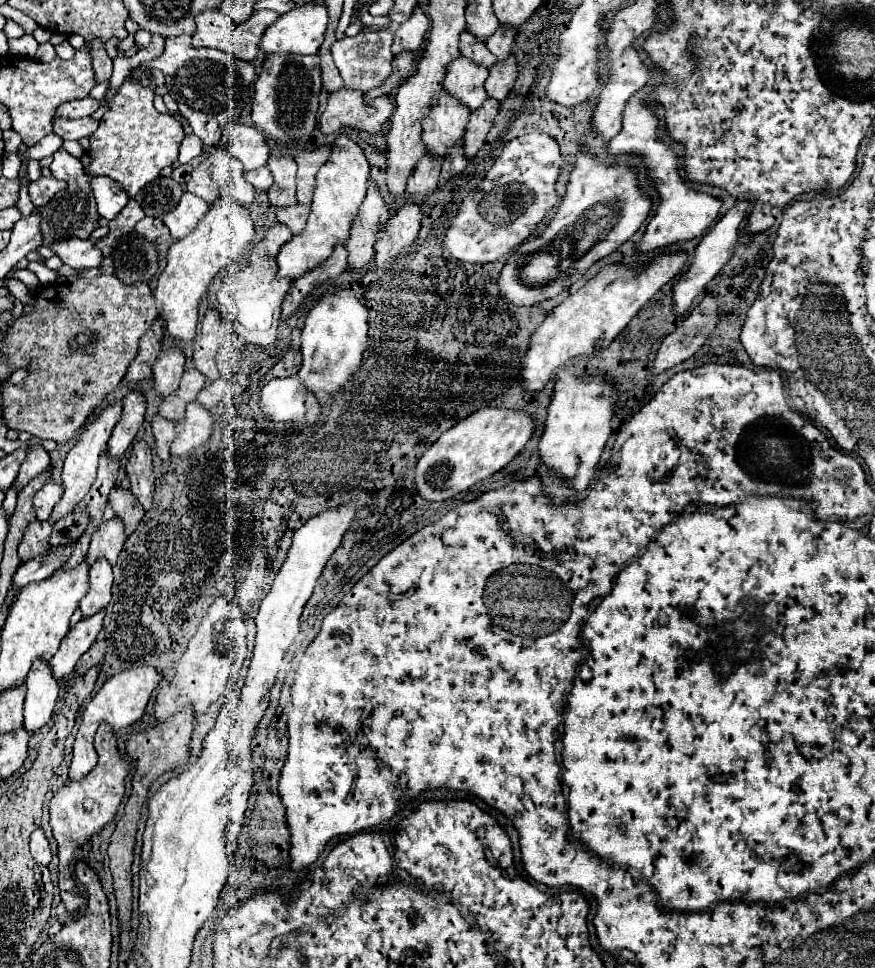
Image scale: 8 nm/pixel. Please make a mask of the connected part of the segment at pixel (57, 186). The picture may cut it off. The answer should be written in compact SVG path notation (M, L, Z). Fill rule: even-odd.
M42 176L36 182L30 182L30 200L34 202L34 206L44 206L58 190L66 188L64 182L58 182L56 178L46 178Z

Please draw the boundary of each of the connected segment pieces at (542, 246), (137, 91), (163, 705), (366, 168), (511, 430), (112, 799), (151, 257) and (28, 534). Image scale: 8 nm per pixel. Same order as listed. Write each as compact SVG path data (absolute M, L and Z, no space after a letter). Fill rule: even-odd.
M578 154L566 186L566 194L554 216L546 224L544 232L528 238L506 260L498 278L500 296L516 306L534 306L548 298L554 298L564 288L580 280L596 260L612 254L618 246L630 240L640 224L648 218L650 208L652 202L638 188L634 168L626 164L606 166L592 154ZM538 250L550 250L550 254L558 254L558 258L562 258L560 276L546 286L524 286L518 278L518 266L522 266L522 262L526 262L530 254L538 254Z
M126 78L110 98L110 108L102 116L98 130L90 136L90 148L86 152L90 158L86 172L90 176L112 178L130 196L134 196L146 182L154 180L162 168L172 166L178 160L178 146L184 138L182 124L174 116L158 112L152 98L154 88Z
M222 592L210 606L208 614L202 618L196 634L192 636L188 650L178 662L172 682L158 690L154 706L156 718L166 720L168 714L174 714L174 710L180 710L188 704L194 706L194 714L206 712L206 708L216 702L224 692L224 686L236 662L236 654L240 650L240 640L246 640L246 624L242 618L242 610L234 600L234 594Z
M338 134L330 158L322 164L322 168L316 174L316 190L310 204L310 216L306 220L306 228L298 236L292 236L276 256L280 268L278 278L282 276L288 276L290 280L300 278L302 274L306 274L306 270L312 270L314 266L322 264L322 260L326 260L332 254L334 246L350 236L352 220L356 218L358 206L366 196L368 176L370 176L370 164L362 148L348 134Z
M482 408L468 418L460 420L448 432L444 432L418 460L414 470L414 482L418 494L428 502L444 502L460 492L466 492L484 478L500 472L530 440L534 422L530 414Z
M102 722L96 732L96 752L98 752L98 764L92 768L82 780L72 782L68 780L64 786L60 786L52 800L50 800L50 826L52 834L58 842L58 858L60 858L60 876L68 878L72 876L72 864L76 850L96 832L108 824L124 796L124 780L130 770L130 764L120 756L114 730Z
M130 232L122 236L112 252L114 274L124 284L150 282L158 272L158 252L152 240Z
M32 520L26 526L26 532L22 536L22 542L18 544L18 556L22 562L32 560L34 556L46 554L48 546L48 536L52 532L52 524L50 522L40 522L40 520Z

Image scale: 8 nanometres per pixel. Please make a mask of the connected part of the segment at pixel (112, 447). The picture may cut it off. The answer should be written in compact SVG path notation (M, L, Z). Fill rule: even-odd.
M130 392L124 396L124 410L122 416L110 436L108 442L108 454L114 458L122 458L126 448L132 444L138 428L144 422L144 412L146 412L146 400L140 392Z

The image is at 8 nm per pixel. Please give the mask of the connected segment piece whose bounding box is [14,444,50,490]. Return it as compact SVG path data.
M30 444L26 448L26 460L22 462L20 474L18 474L16 482L14 482L16 488L22 490L34 476L38 476L40 472L44 472L48 464L50 464L50 456L44 450L44 446L42 444Z

